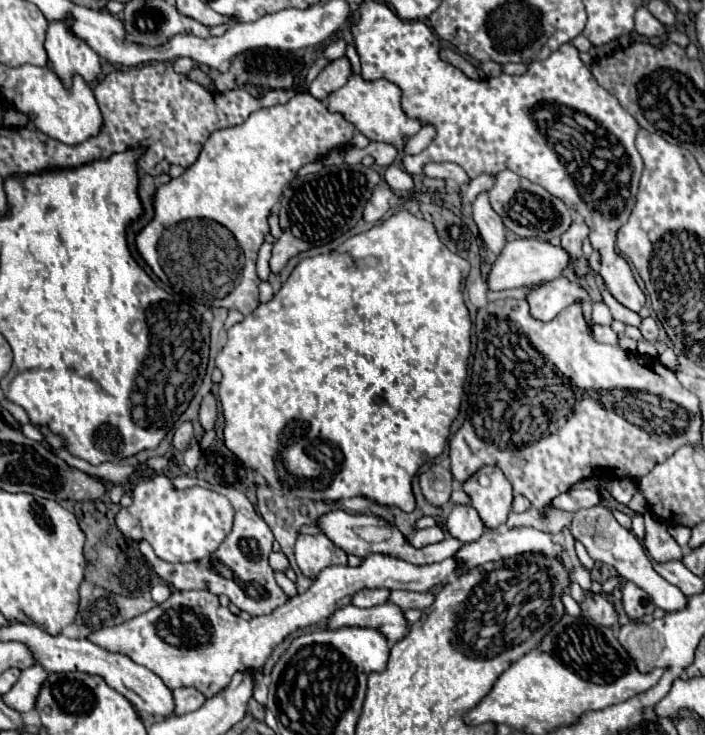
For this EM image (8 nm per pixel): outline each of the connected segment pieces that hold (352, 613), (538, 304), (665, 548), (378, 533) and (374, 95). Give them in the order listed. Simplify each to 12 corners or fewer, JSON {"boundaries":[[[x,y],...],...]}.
{"boundaries":[[[394,603],[372,609],[346,605],[328,619],[328,629],[364,625],[380,629],[390,643],[410,631]],[[566,277],[532,291],[532,315],[550,321],[586,291]],[[644,513],[644,547],[652,561],[682,559],[664,521]],[[330,511],[320,527],[356,557],[388,553],[414,565],[452,557],[464,543],[412,549],[402,533],[368,515]],[[353,44],[352,75],[330,93],[328,111],[342,113],[370,141],[402,151],[420,123],[400,107],[388,79],[366,81]]]}

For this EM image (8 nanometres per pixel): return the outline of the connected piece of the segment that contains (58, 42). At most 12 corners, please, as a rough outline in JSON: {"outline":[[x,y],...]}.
{"outline":[[70,17],[48,23],[48,61],[64,85],[92,83],[100,57],[72,33]]}

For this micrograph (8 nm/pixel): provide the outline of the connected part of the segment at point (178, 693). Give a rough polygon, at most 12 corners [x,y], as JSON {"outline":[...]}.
{"outline":[[194,687],[172,689],[174,715],[196,711],[206,697]]}

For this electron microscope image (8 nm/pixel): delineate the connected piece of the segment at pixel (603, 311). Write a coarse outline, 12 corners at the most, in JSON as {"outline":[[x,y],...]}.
{"outline":[[594,303],[592,323],[610,325],[610,309],[604,303]]}

